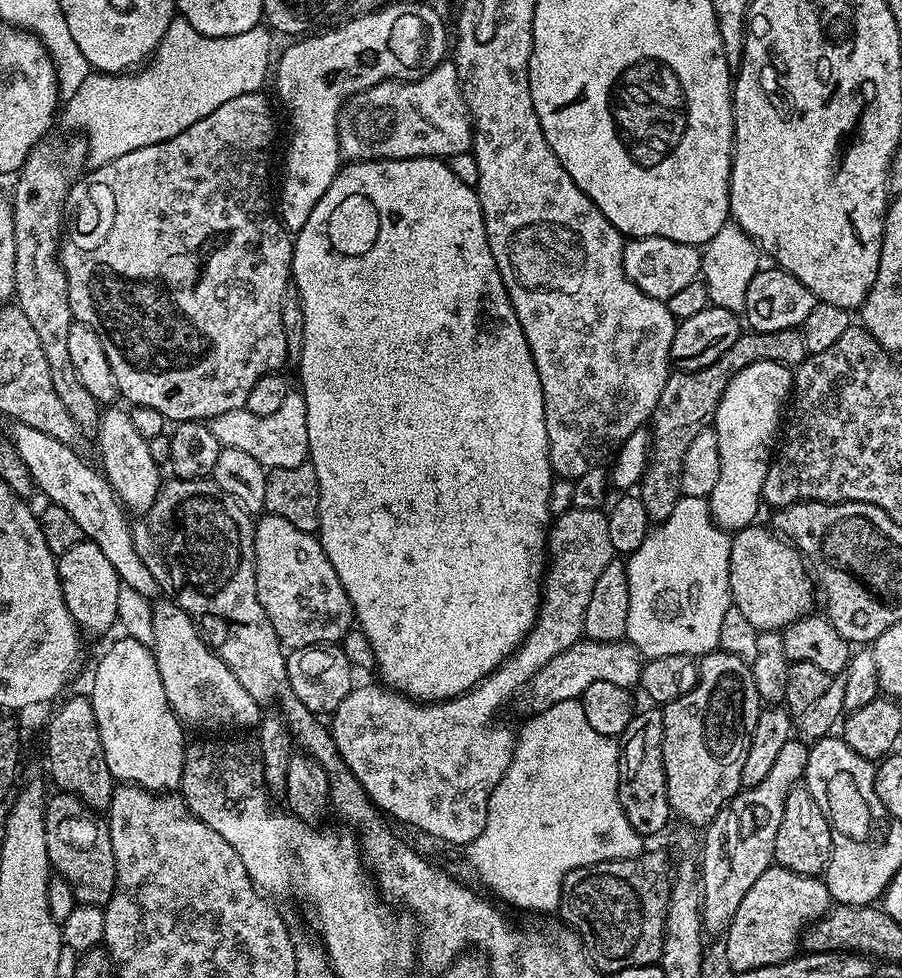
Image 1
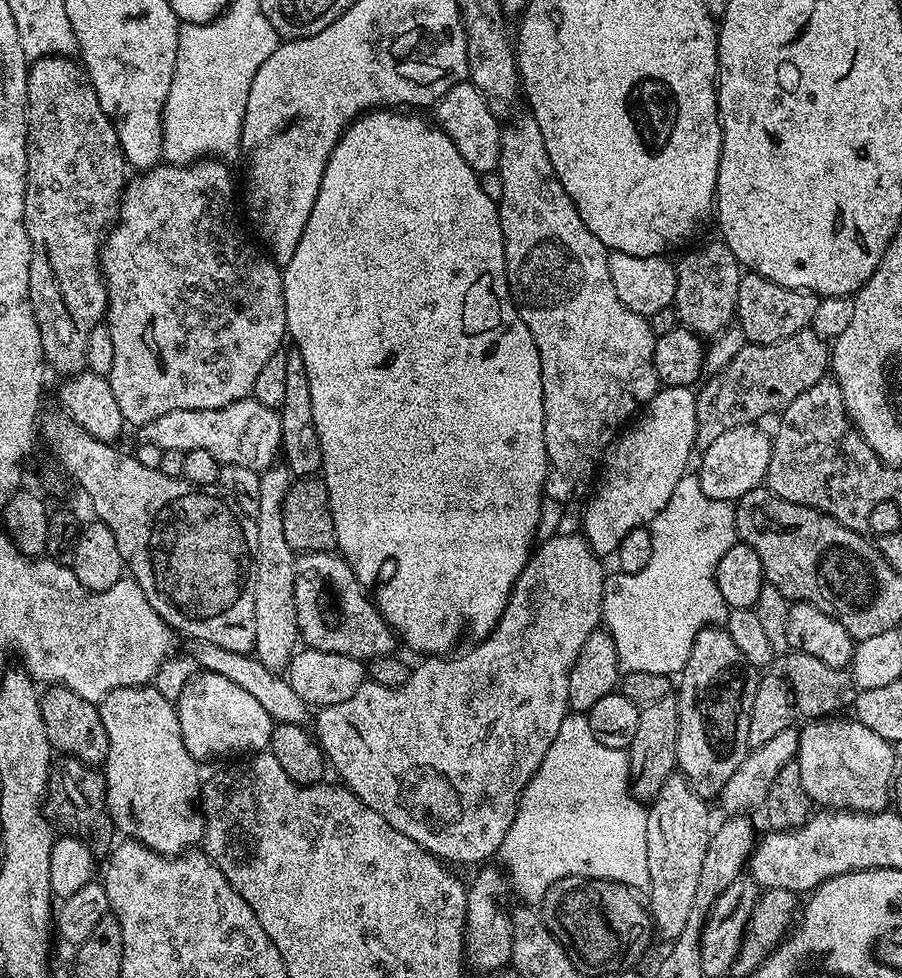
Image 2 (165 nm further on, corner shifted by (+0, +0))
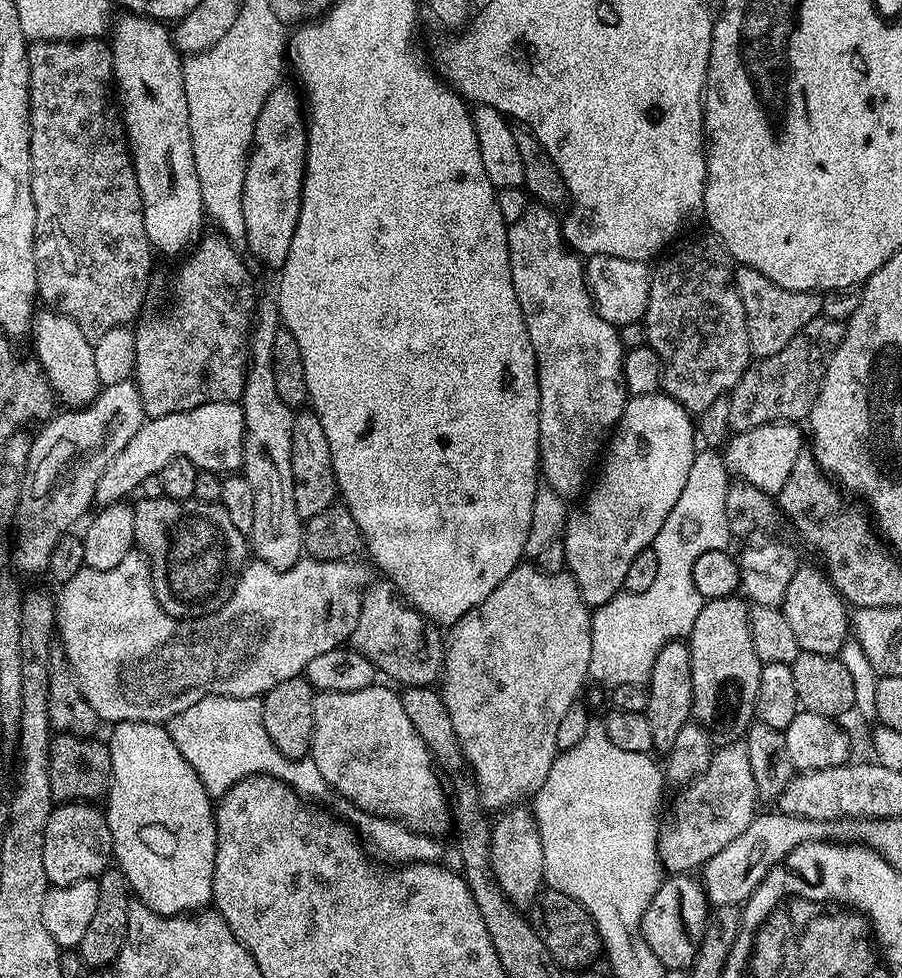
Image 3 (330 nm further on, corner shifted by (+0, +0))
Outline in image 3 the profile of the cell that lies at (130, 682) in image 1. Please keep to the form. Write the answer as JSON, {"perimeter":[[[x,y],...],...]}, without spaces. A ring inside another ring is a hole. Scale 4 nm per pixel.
{"perimeter":[[[127,720],[121,724],[111,725],[110,731],[112,731],[112,737],[107,737],[106,743],[110,750],[110,762],[112,763],[112,783],[106,797],[106,805],[108,804],[106,815],[108,829],[112,835],[112,855],[115,867],[124,875],[124,881],[128,884],[131,895],[159,916],[182,916],[207,909],[212,904],[214,862],[216,861],[216,814],[213,797],[209,796],[204,789],[204,783],[198,778],[198,774],[194,774],[194,768],[186,762],[186,758],[182,758],[178,746],[174,746],[174,738],[164,724],[130,722]]]}

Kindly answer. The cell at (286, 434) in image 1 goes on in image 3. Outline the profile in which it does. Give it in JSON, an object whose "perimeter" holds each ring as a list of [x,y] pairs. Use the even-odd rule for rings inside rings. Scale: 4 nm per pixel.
{"perimeter":[[[219,400],[192,408],[188,412],[175,412],[145,419],[138,434],[134,434],[134,438],[130,438],[130,442],[126,442],[126,446],[122,446],[122,450],[118,450],[118,454],[112,459],[110,466],[106,466],[106,470],[102,470],[100,483],[105,489],[108,487],[113,488],[116,492],[135,493],[142,478],[160,473],[166,466],[166,462],[170,462],[174,456],[190,458],[190,462],[194,462],[197,470],[217,474],[235,473],[244,462],[244,409],[240,407],[239,403],[231,400]]]}

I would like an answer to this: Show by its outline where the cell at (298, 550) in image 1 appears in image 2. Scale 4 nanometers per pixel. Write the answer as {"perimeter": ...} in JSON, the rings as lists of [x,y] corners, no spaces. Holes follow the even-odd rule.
{"perimeter":[[[305,552],[296,557],[296,577],[294,578],[294,602],[296,603],[296,617],[298,618],[298,626],[300,627],[300,640],[305,645],[314,650],[326,650],[334,654],[346,654],[355,660],[363,660],[365,662],[378,658],[379,656],[390,656],[397,651],[398,637],[389,624],[384,621],[383,614],[376,607],[373,597],[367,596],[365,585],[361,584],[359,578],[354,574],[354,570],[344,561],[344,557],[332,552]]]}

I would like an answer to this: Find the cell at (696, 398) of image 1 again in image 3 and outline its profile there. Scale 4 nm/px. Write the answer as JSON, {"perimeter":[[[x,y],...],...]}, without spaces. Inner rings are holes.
{"perimeter":[[[818,315],[778,354],[753,359],[728,396],[729,429],[738,433],[763,424],[803,421],[814,406],[828,360],[843,340],[844,324]]]}

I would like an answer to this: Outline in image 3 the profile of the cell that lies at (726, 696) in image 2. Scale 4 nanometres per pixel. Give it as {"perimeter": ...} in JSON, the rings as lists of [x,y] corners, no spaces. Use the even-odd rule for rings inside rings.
{"perimeter":[[[739,595],[709,600],[686,637],[692,667],[692,715],[716,746],[743,741],[754,722],[762,665],[754,650],[754,638],[750,638],[748,609]]]}

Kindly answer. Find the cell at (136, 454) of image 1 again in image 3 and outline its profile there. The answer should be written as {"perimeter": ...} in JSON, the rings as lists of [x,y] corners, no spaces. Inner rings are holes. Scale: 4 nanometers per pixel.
{"perimeter":[[[55,310],[37,311],[30,333],[30,340],[36,343],[35,359],[40,361],[40,367],[53,393],[69,409],[83,408],[95,400],[101,390],[98,369],[94,367],[93,341],[78,330],[78,322],[74,322],[66,314]]]}

